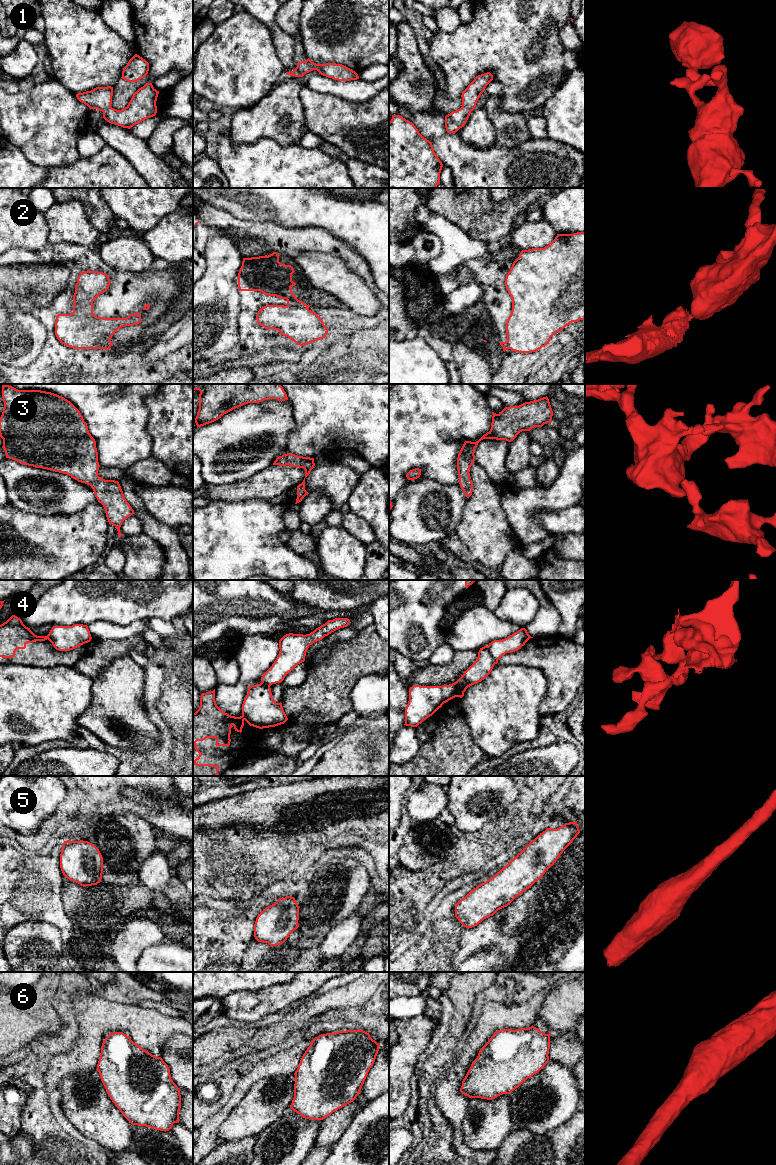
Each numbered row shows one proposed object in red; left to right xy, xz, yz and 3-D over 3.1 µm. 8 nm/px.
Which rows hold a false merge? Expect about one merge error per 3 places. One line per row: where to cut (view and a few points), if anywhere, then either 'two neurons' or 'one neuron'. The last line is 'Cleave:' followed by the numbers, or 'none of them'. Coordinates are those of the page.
1: cut none; one neuron
2: cut xz (287, 305), (307, 308); two neurons
3: cut none; one neuron
4: cut xz (242, 715), (244, 719); two neurons
5: cut none; one neuron
6: cut none; one neuron
Cleave: 2, 4

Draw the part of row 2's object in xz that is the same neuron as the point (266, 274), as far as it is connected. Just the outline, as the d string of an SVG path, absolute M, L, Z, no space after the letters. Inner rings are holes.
M273 252L270 255L243 258L242 266L238 273L239 291L260 291L264 295L276 296L287 300L287 306L308 308L311 305L305 304L296 298L292 292L292 287L296 285L292 281L294 269L291 265L285 265L279 262L279 253Z

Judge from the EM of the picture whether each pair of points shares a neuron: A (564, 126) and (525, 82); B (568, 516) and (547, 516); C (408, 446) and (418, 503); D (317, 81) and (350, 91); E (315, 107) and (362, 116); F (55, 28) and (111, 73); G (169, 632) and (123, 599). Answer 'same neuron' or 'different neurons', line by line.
A: different neurons
B: same neuron
C: different neurons
D: same neuron
E: same neuron
F: same neuron
G: different neurons

